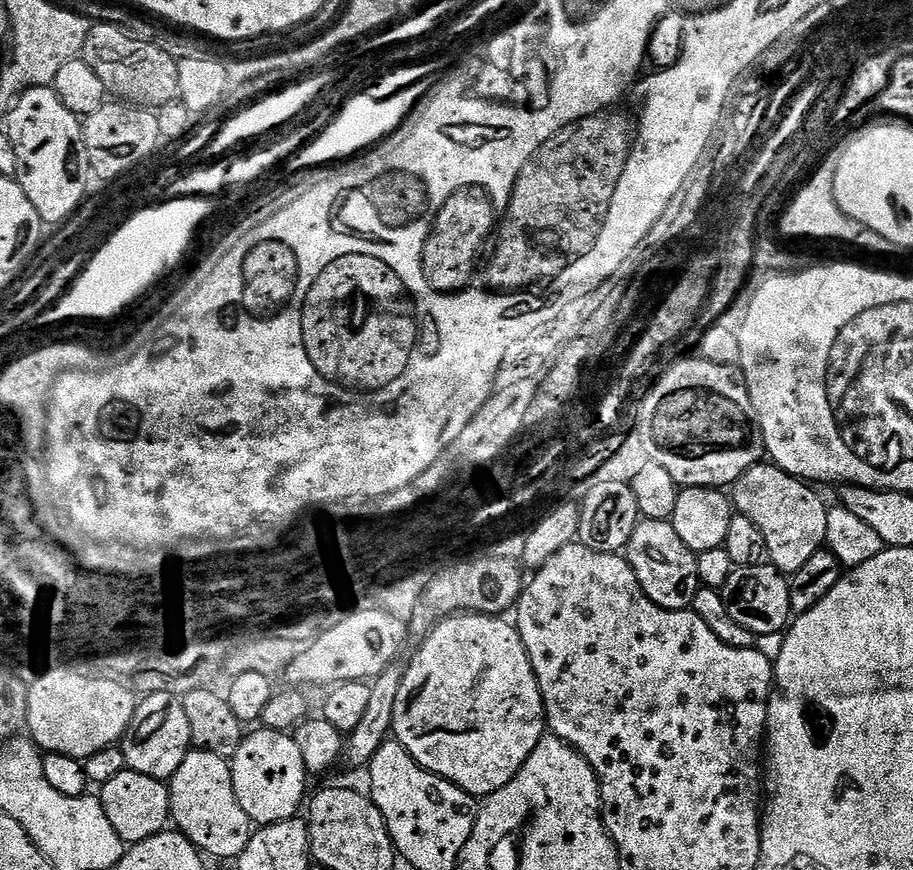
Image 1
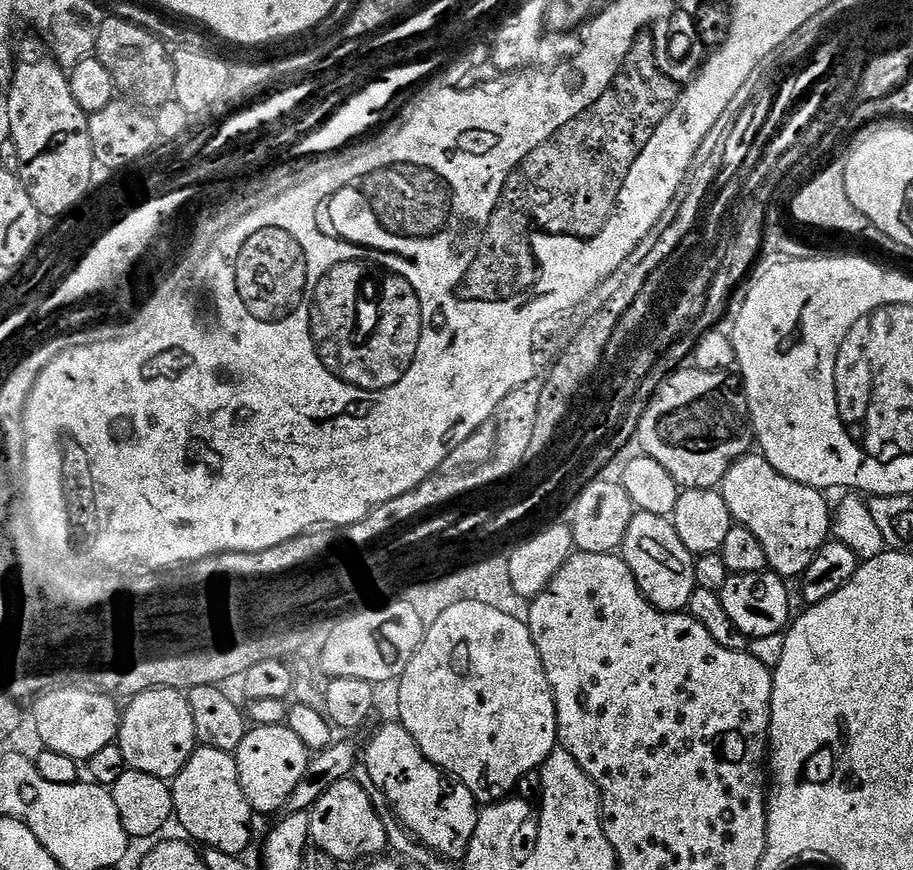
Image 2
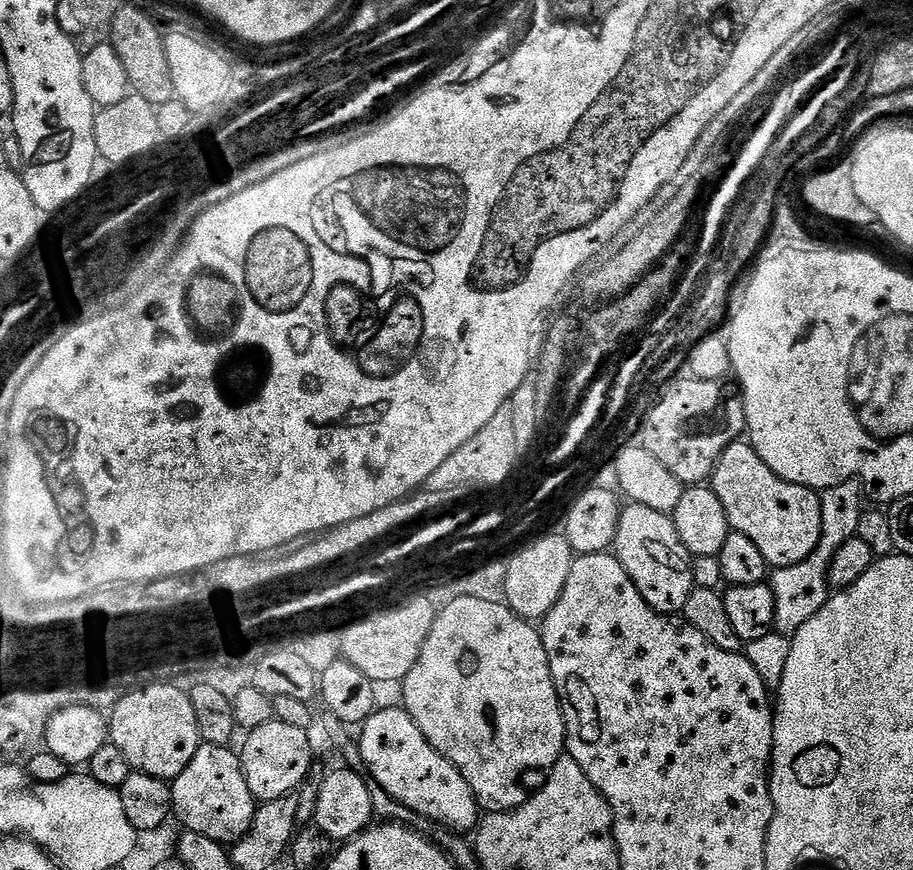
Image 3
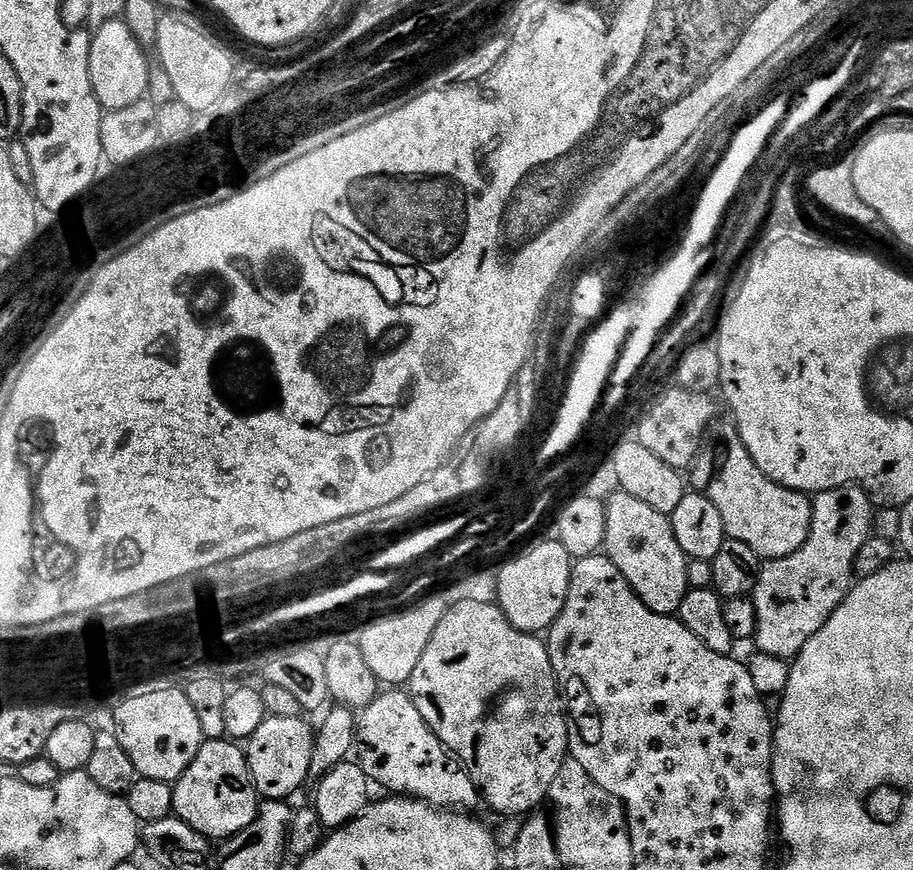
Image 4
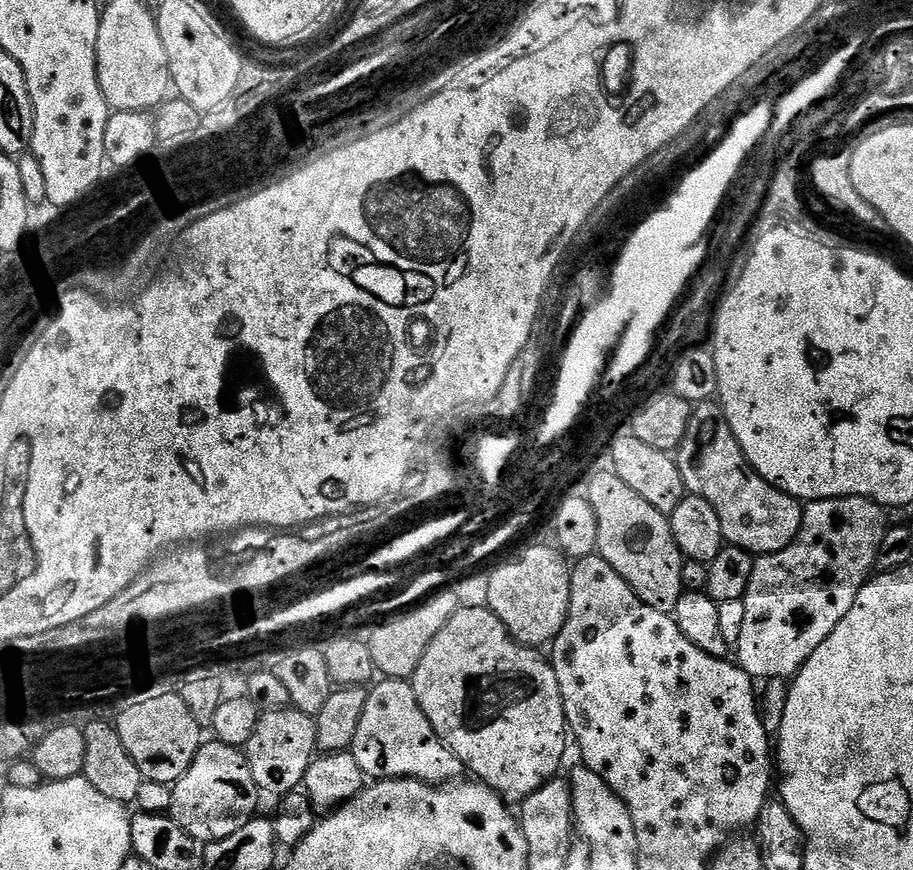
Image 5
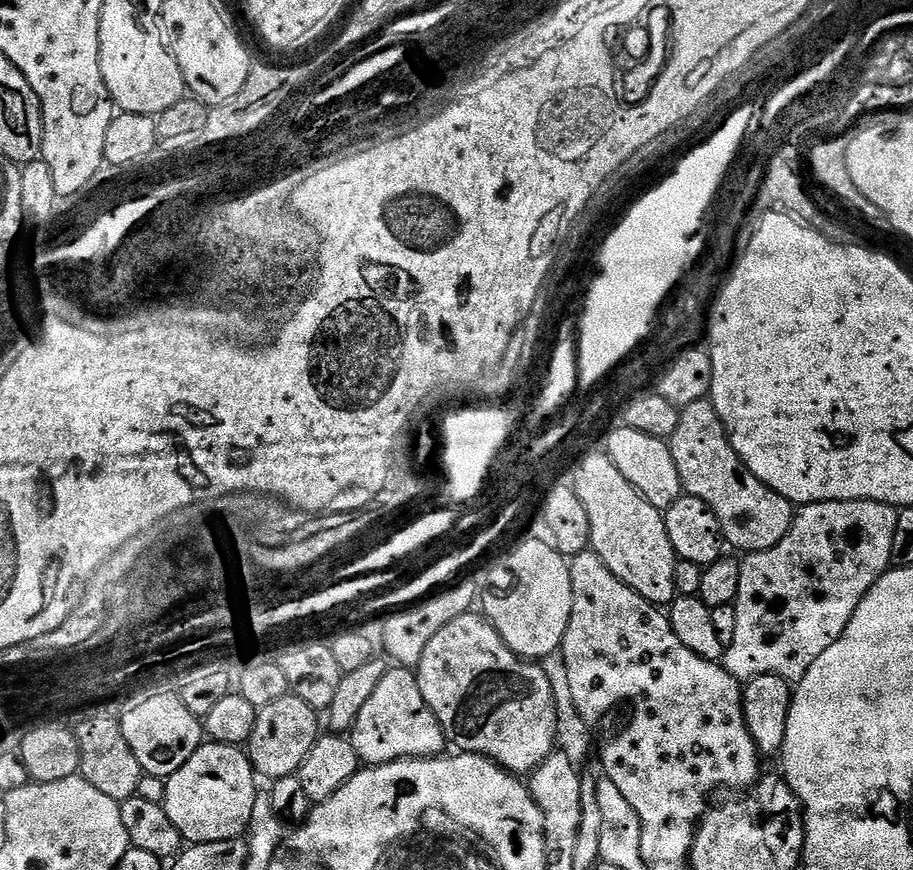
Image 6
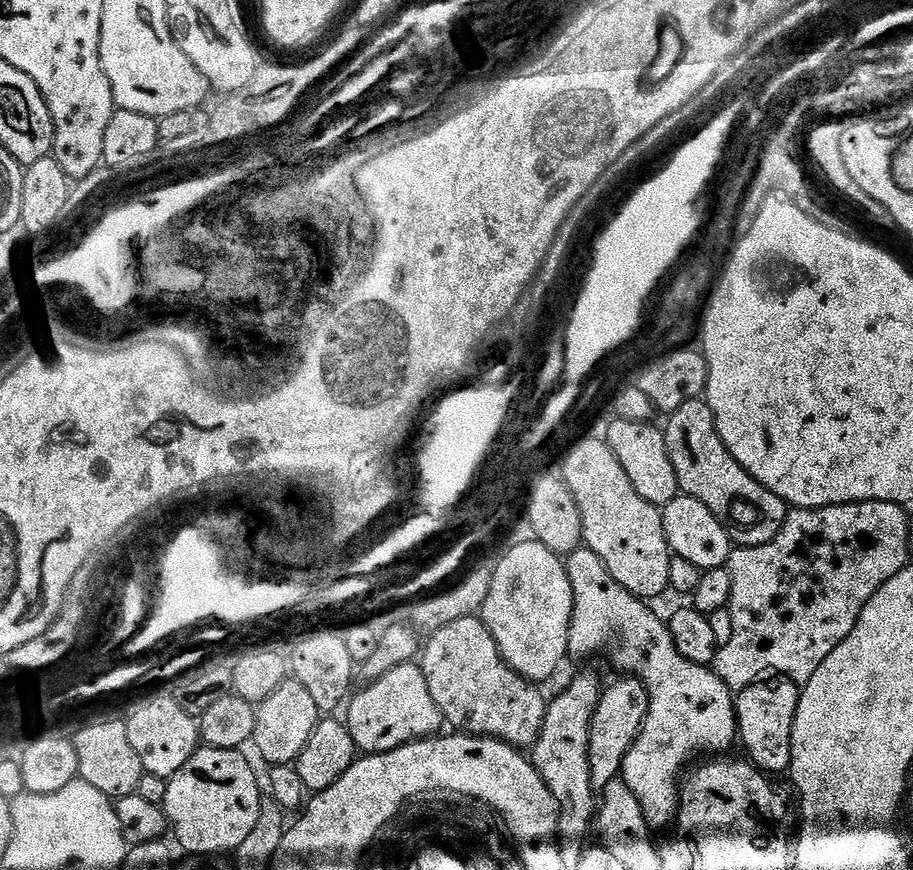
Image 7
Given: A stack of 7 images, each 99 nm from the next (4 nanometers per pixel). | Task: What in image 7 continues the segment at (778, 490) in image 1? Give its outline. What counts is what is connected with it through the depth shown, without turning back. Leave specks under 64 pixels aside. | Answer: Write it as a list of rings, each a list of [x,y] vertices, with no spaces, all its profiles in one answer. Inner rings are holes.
[[[707,399],[691,400],[686,402],[686,406],[678,406],[667,420],[668,425],[663,425],[662,431],[670,462],[674,462],[674,474],[678,474],[681,493],[698,498],[698,502],[702,502],[702,506],[706,506],[706,510],[726,526],[733,545],[753,548],[774,539],[786,522],[789,505],[756,481],[736,461],[734,454],[726,450]]]

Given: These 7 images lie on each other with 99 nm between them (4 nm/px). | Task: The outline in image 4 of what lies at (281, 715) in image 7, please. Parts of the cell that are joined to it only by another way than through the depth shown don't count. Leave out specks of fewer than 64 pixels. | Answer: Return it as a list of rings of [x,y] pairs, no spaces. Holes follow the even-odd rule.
[[[303,715],[294,718],[269,716],[246,741],[248,769],[257,793],[264,800],[287,801],[300,787],[308,784],[311,755],[314,754],[316,732],[304,721]]]

